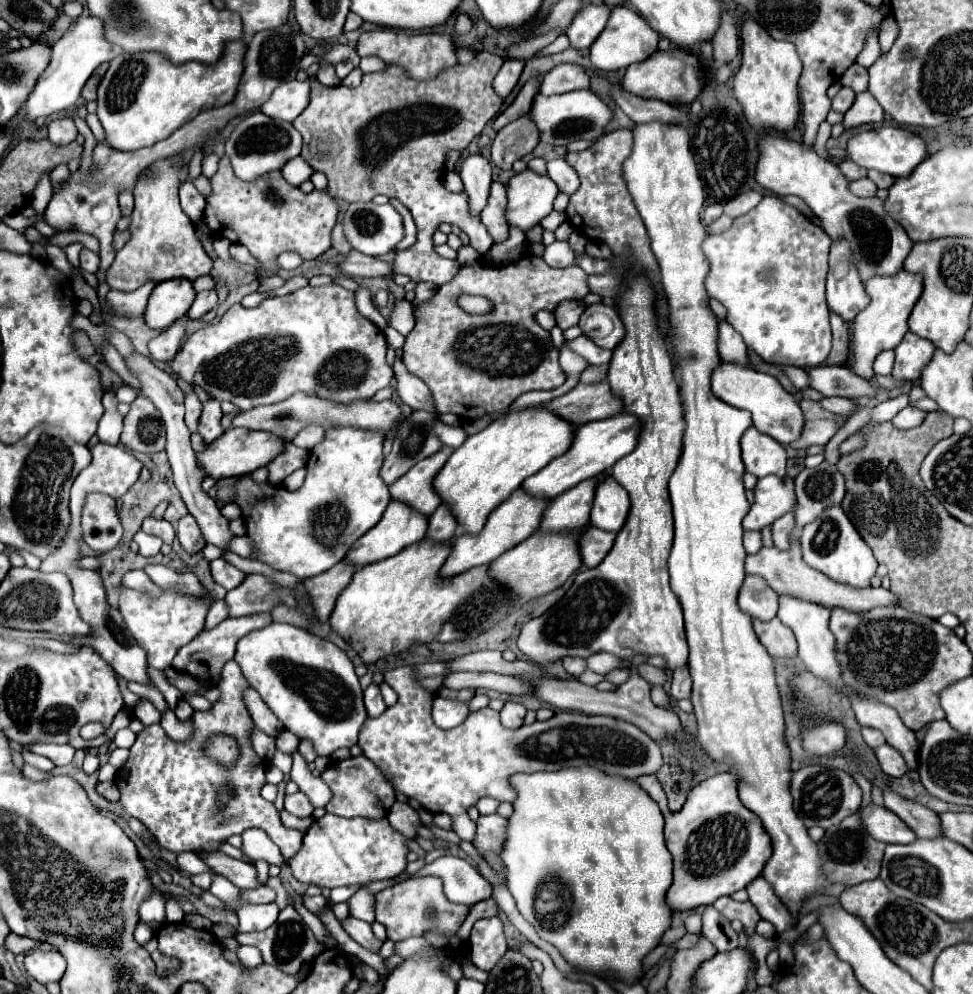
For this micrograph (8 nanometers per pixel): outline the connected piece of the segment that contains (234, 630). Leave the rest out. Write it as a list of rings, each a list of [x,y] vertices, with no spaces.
[[[264,612],[264,614],[252,614],[252,616],[238,616],[238,618],[226,618],[224,622],[220,622],[218,626],[214,626],[212,630],[202,630],[190,644],[186,644],[184,648],[178,650],[174,662],[172,662],[172,668],[178,670],[178,672],[184,672],[188,674],[190,678],[194,678],[200,686],[196,692],[188,692],[188,694],[200,694],[204,696],[210,688],[214,688],[218,682],[220,682],[220,672],[224,668],[224,664],[228,660],[234,658],[236,654],[236,644],[238,640],[252,632],[252,630],[258,630],[262,628],[264,624],[270,624],[270,614]]]

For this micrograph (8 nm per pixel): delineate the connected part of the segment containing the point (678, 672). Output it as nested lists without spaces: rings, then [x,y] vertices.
[[[688,664],[680,666],[674,670],[672,674],[672,688],[670,688],[670,698],[690,698],[690,690],[692,690],[692,680],[688,674]]]

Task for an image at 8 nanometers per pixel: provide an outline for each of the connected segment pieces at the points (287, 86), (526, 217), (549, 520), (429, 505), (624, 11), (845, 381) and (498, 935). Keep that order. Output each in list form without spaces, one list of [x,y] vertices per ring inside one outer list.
[[[290,80],[280,84],[268,102],[264,102],[260,106],[260,112],[264,112],[266,116],[272,116],[276,120],[296,120],[298,114],[308,106],[310,98],[308,98],[308,82],[298,82],[298,80]]]
[[[526,168],[524,172],[510,178],[506,184],[506,194],[508,226],[528,232],[552,212],[552,202],[558,194],[558,186],[548,176],[540,176]]]
[[[588,478],[576,484],[572,490],[556,496],[544,512],[540,530],[562,530],[570,532],[574,528],[582,528],[590,520],[590,510],[594,502],[598,480]]]
[[[442,446],[436,454],[412,466],[404,476],[400,476],[394,484],[390,484],[392,498],[406,502],[414,510],[430,516],[432,510],[436,510],[436,506],[440,506],[442,502],[434,490],[434,478],[452,452],[454,452],[452,448]]]
[[[616,6],[616,8],[612,8],[610,20],[608,20],[604,32],[600,32],[600,36],[590,46],[590,60],[596,68],[600,68],[604,72],[614,72],[614,70],[630,66],[634,62],[642,62],[650,54],[654,54],[658,50],[658,38],[660,38],[658,32],[652,30],[648,26],[648,22],[644,22],[644,18],[640,18],[634,10],[630,10],[626,6]]]
[[[816,366],[806,370],[810,378],[810,388],[818,390],[822,396],[874,396],[876,390],[860,376],[850,372],[846,366]]]
[[[498,916],[482,918],[482,920],[474,922],[468,942],[470,942],[472,962],[486,972],[492,970],[492,966],[508,950],[504,930],[502,930],[502,920]]]

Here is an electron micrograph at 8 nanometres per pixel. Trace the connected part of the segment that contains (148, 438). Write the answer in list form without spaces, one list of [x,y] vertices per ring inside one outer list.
[[[138,396],[124,416],[124,430],[120,442],[134,452],[162,452],[166,444],[166,430],[160,412],[148,398]]]

